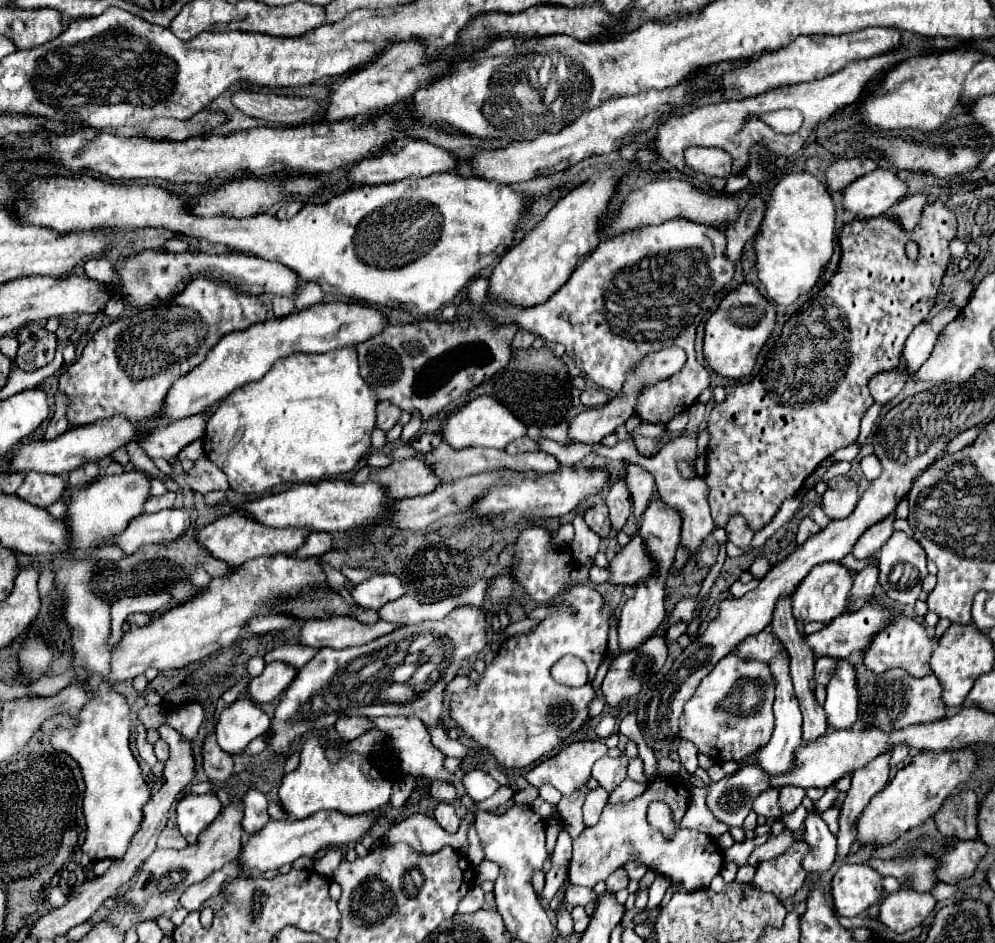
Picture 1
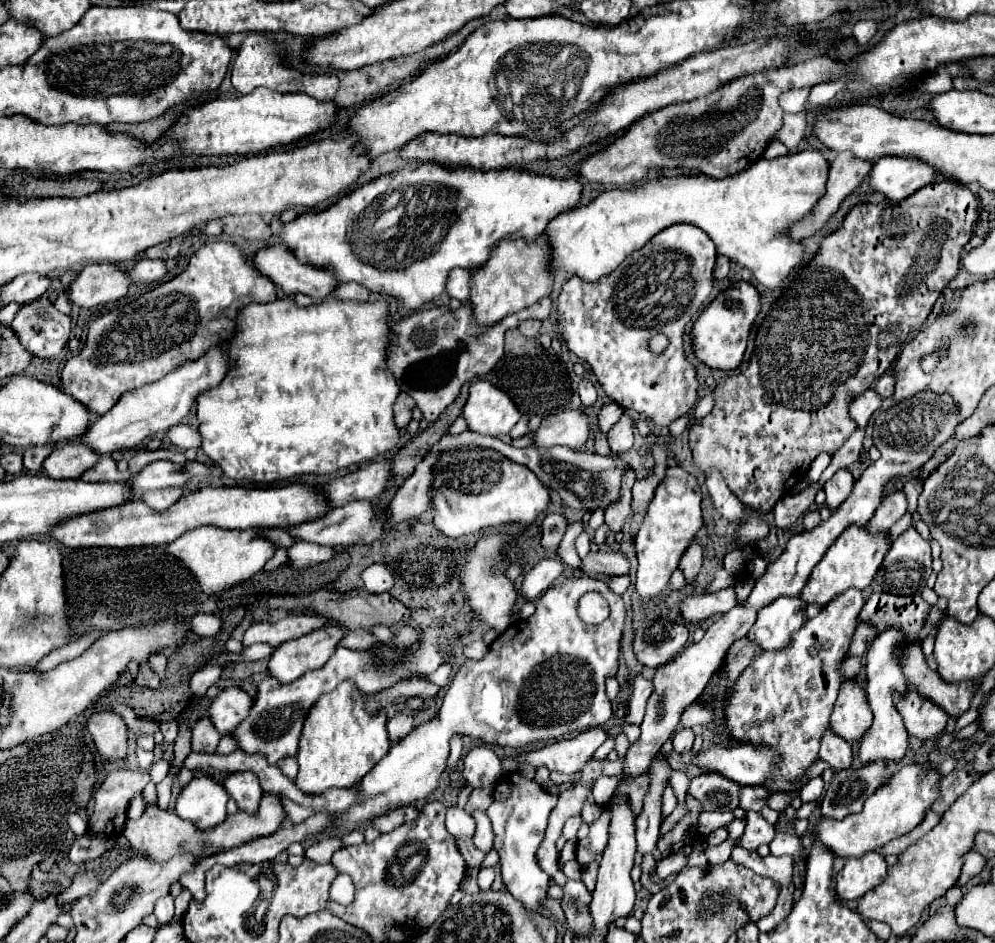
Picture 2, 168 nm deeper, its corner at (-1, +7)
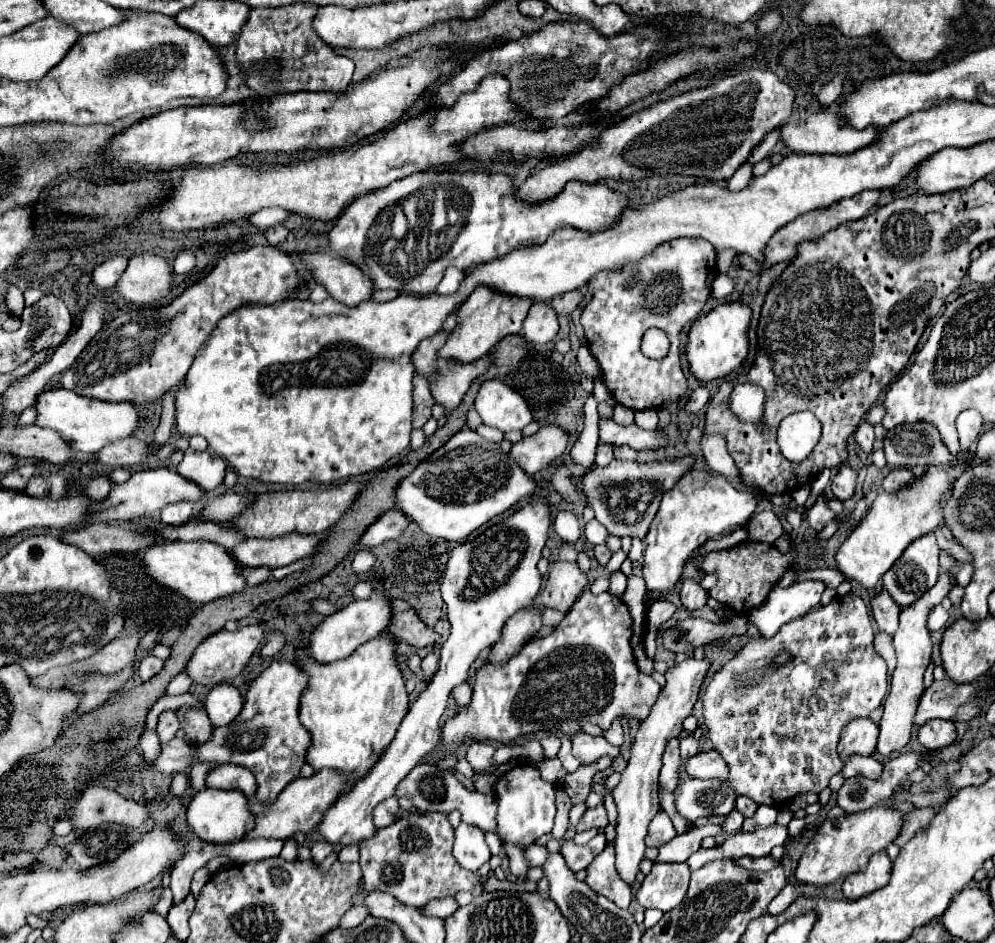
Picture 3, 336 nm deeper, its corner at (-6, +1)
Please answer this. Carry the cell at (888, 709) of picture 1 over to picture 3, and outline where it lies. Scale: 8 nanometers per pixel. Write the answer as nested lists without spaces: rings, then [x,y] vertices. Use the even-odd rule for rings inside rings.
[[[931,719],[923,727],[919,727],[919,743],[925,745],[931,751],[939,751],[947,745],[951,745],[957,737],[953,721],[943,721],[943,719]]]

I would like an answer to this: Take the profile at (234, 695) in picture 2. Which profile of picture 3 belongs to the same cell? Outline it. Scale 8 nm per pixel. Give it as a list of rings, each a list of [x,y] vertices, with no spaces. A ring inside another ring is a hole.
[[[219,683],[205,699],[205,711],[215,727],[231,723],[243,709],[243,697],[231,683]]]

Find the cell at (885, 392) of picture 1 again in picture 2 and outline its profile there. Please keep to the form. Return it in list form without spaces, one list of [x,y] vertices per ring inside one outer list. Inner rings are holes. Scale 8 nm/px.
[[[868,389],[860,393],[854,403],[850,403],[850,417],[854,419],[858,429],[864,429],[872,417],[872,413],[882,405],[882,397],[878,397],[876,391]]]

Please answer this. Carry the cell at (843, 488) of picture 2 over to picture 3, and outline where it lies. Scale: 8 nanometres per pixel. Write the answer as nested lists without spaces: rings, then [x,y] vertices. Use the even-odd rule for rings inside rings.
[[[843,465],[831,481],[831,489],[833,489],[835,499],[839,499],[839,501],[851,499],[855,495],[855,485],[857,485],[857,473],[849,465]]]

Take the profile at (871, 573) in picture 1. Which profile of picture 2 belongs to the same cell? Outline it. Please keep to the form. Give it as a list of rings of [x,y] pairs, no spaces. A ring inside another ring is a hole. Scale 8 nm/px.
[[[844,591],[842,595],[836,595],[826,607],[820,609],[816,617],[806,619],[806,623],[790,635],[790,645],[786,649],[762,651],[752,659],[750,667],[746,667],[734,681],[724,709],[724,725],[730,729],[734,741],[750,743],[754,747],[766,745],[780,755],[780,763],[774,765],[768,779],[762,781],[762,787],[766,787],[768,791],[790,791],[794,783],[802,785],[808,783],[806,773],[818,761],[820,741],[824,737],[826,727],[830,725],[834,701],[838,697],[842,683],[848,681],[848,677],[844,677],[842,673],[842,661],[846,659],[846,651],[858,627],[858,615],[862,607],[864,607],[862,591]]]

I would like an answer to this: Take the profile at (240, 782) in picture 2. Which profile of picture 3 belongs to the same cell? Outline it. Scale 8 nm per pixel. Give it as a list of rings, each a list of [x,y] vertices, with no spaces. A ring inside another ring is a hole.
[[[223,763],[219,767],[215,767],[209,777],[207,777],[207,787],[215,787],[215,789],[237,789],[241,791],[245,797],[253,797],[255,795],[255,775],[249,769],[243,769],[239,765],[231,765],[231,763]]]

